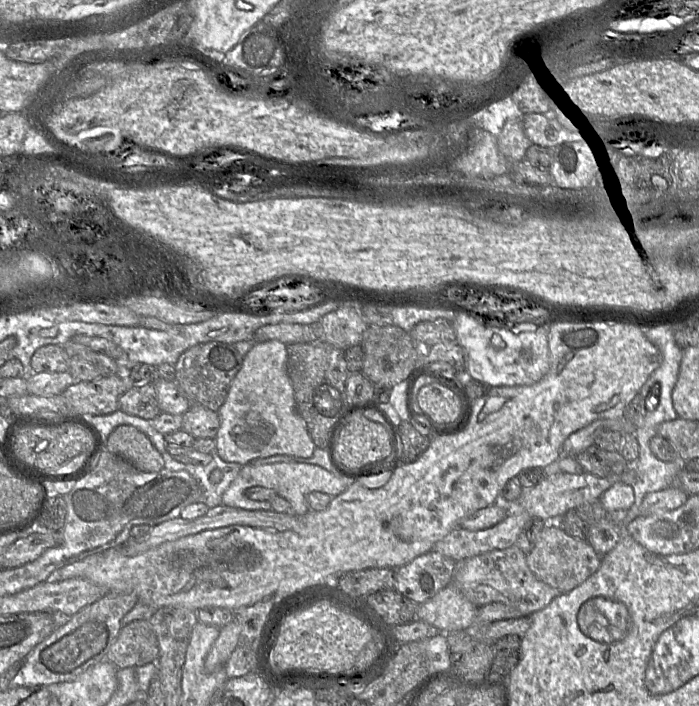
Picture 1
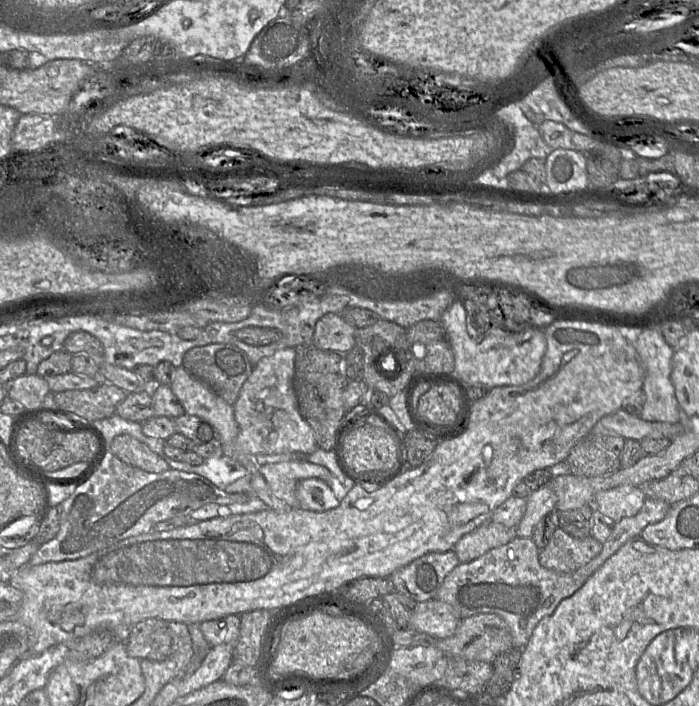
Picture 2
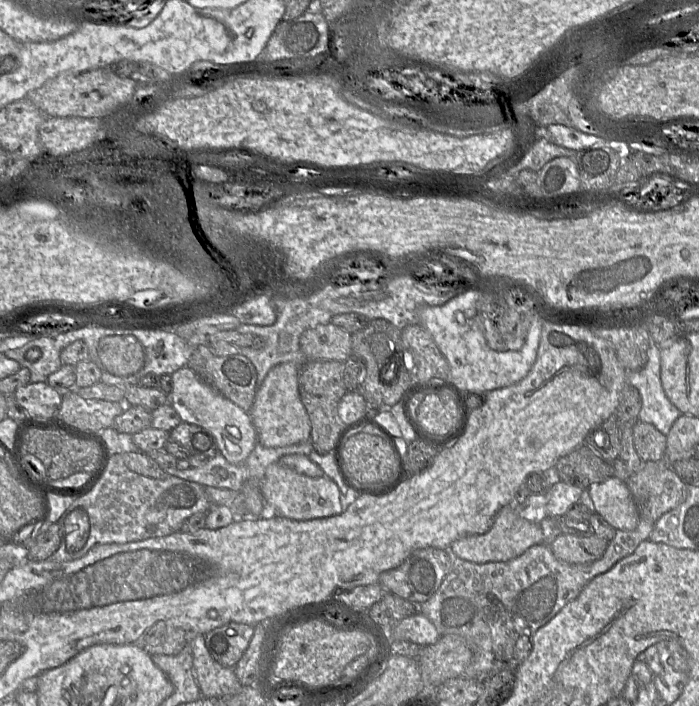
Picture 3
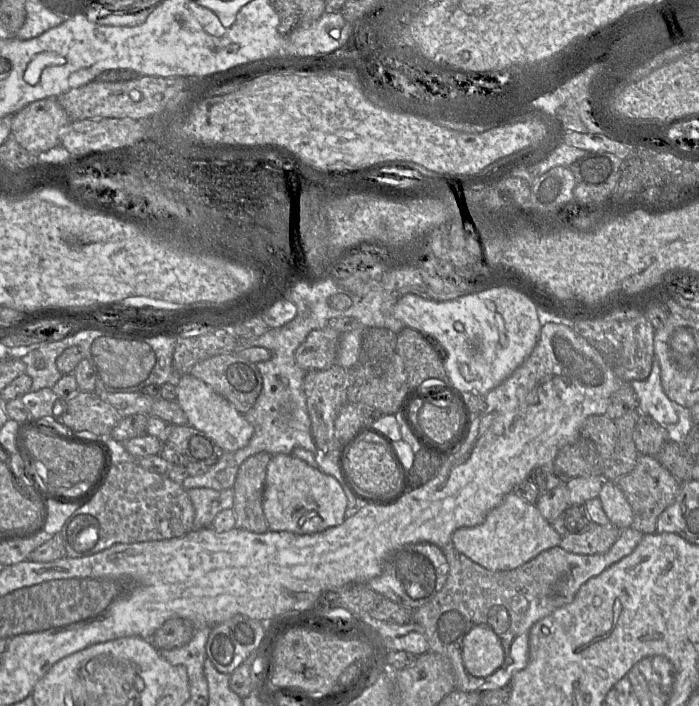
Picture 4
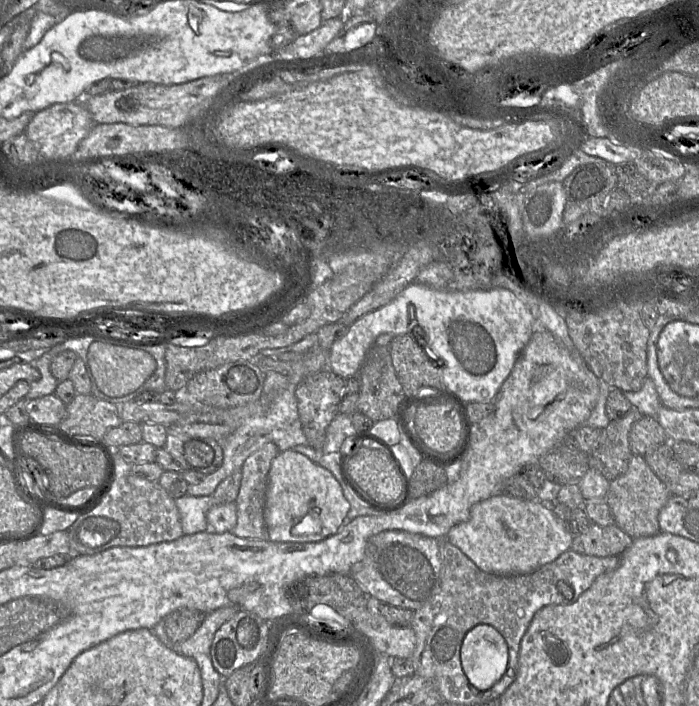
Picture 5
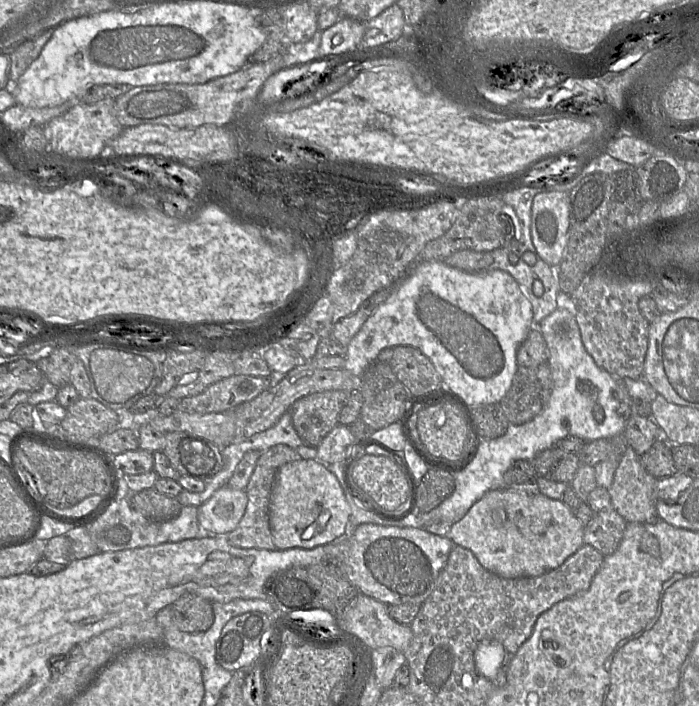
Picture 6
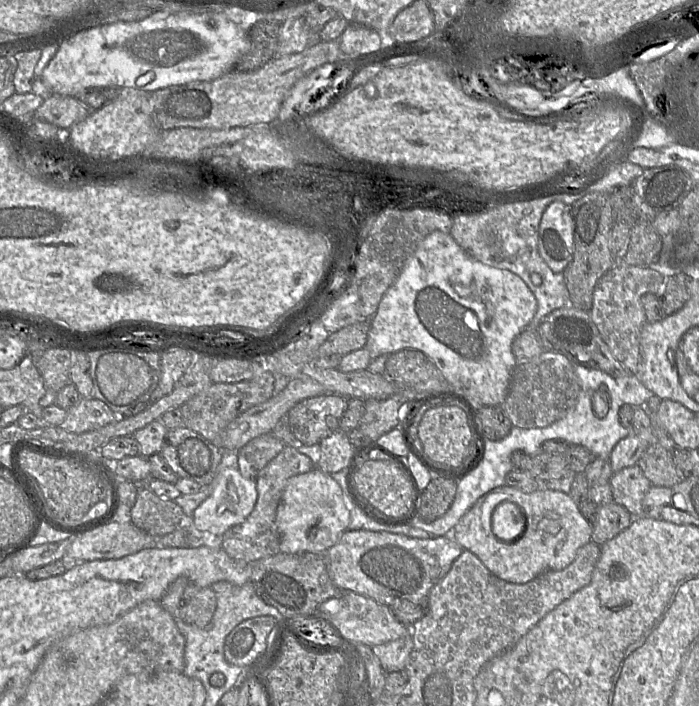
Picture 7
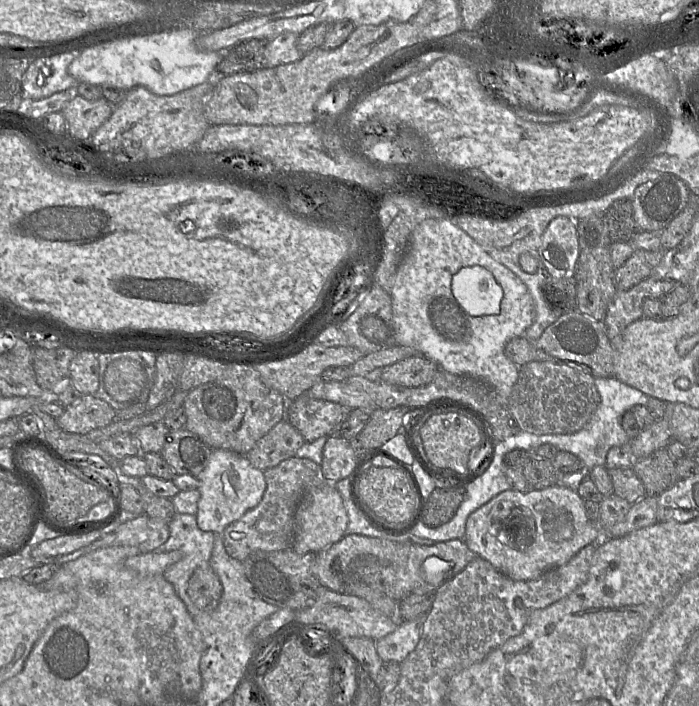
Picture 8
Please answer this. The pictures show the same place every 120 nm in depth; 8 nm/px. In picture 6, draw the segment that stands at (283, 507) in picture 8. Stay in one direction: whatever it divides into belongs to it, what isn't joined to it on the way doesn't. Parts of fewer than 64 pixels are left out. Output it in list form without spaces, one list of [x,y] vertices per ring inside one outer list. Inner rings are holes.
[[[277,444],[262,453],[245,488],[248,497],[245,513],[238,526],[226,535],[230,544],[243,549],[278,550],[273,542],[270,530],[269,512],[271,493],[279,468],[288,462],[299,459],[301,459],[301,456],[298,452],[286,444]]]

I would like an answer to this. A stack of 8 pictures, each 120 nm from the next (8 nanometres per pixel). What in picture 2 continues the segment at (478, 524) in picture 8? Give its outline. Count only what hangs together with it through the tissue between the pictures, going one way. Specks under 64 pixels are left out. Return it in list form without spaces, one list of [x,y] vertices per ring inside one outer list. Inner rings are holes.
[[[487,522],[476,530],[465,534],[454,545],[460,562],[470,562],[516,538],[515,529],[509,529],[499,523]]]

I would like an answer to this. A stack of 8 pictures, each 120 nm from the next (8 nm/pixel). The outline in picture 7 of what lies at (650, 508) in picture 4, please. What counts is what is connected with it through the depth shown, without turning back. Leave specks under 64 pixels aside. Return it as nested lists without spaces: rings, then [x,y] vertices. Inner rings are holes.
[[[638,464],[615,472],[610,478],[613,502],[623,506],[633,517],[642,516],[642,504],[651,482]]]

